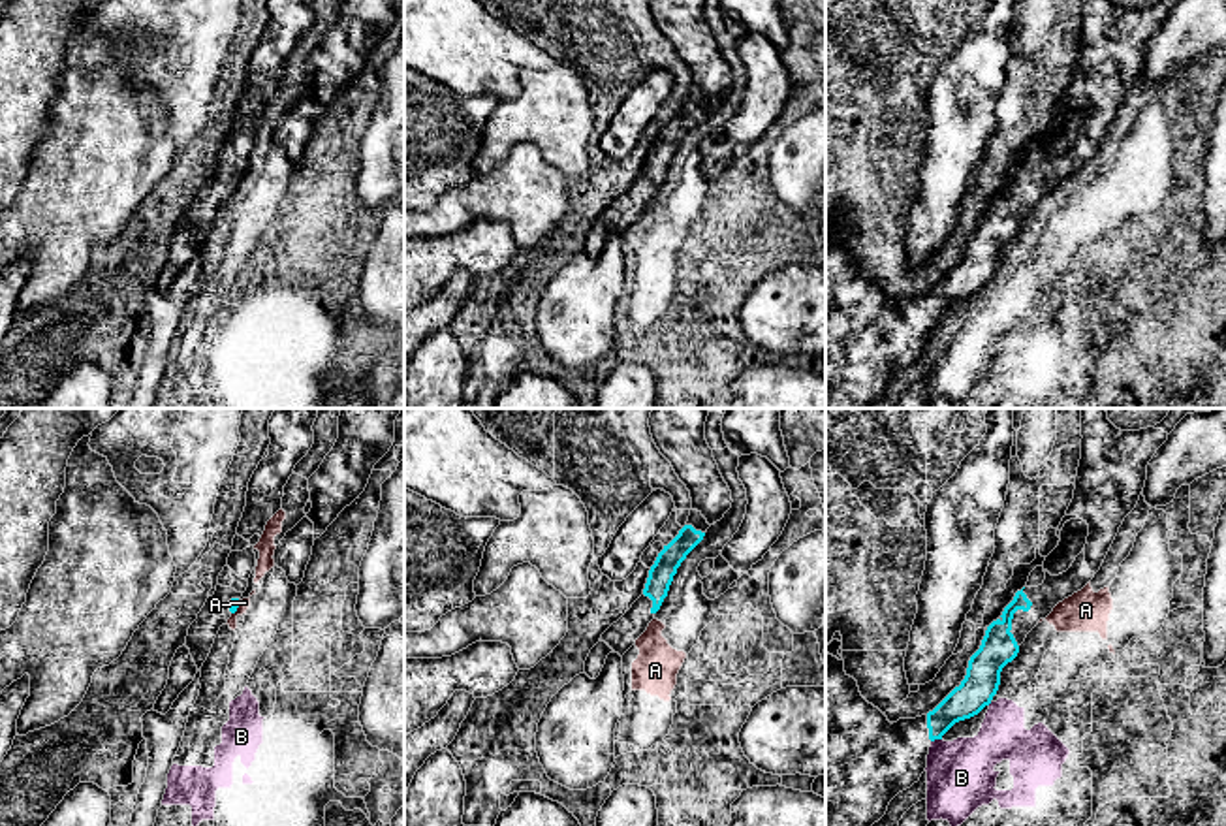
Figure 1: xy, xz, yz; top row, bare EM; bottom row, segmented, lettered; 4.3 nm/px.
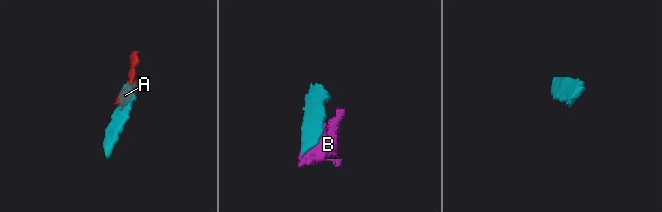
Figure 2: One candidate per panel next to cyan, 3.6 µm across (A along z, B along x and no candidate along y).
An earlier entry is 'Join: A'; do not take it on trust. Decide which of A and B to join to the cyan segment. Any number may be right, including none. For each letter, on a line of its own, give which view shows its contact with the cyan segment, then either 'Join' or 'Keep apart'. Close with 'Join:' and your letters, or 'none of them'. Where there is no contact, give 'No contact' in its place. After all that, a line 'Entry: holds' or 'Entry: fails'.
A: Touches cyan in xy. Keep apart
B: Touches cyan in yz. Keep apart
Join: none of them
Entry: fails

